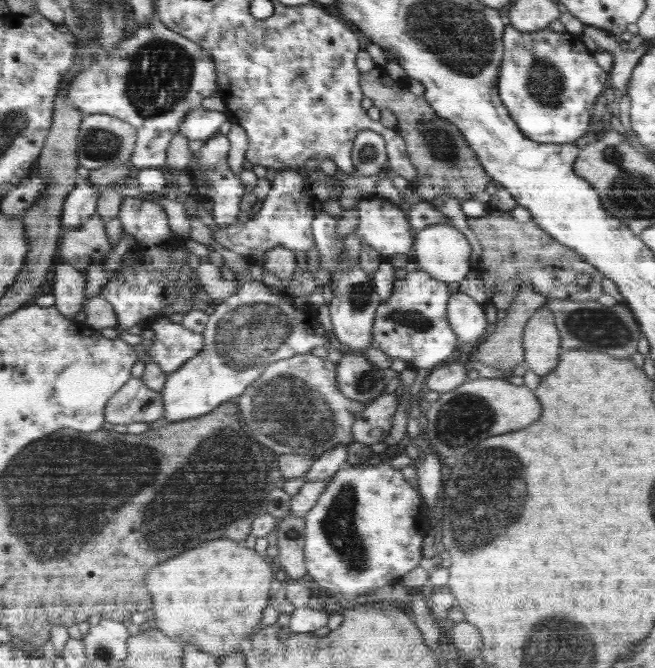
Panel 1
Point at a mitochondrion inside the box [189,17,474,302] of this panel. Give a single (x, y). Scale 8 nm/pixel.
(440, 144)

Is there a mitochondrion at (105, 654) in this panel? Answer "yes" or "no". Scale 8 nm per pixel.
yes

